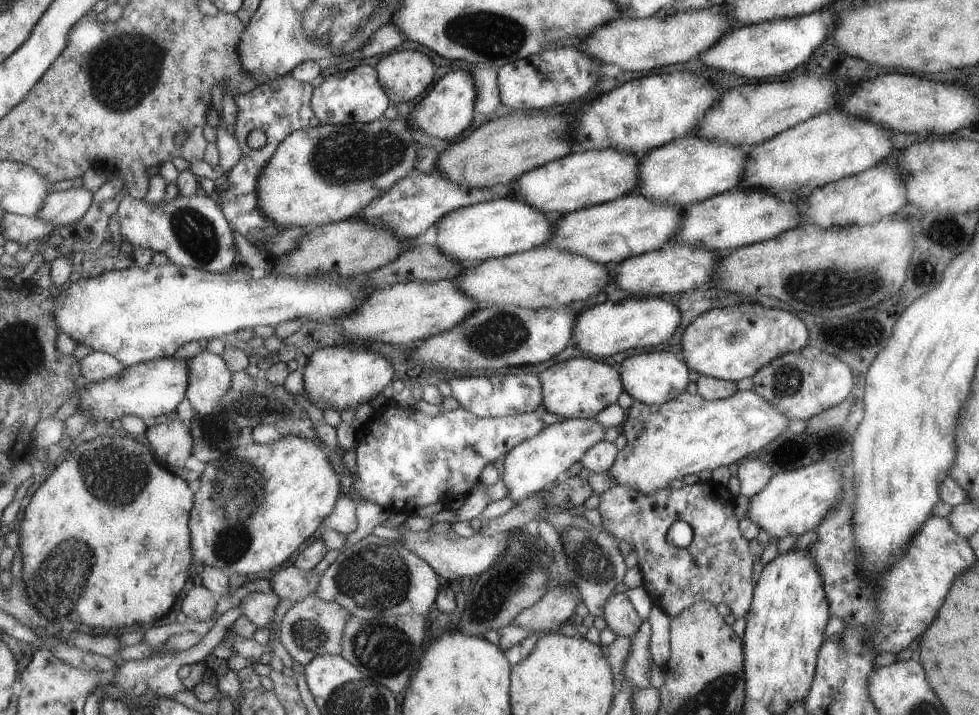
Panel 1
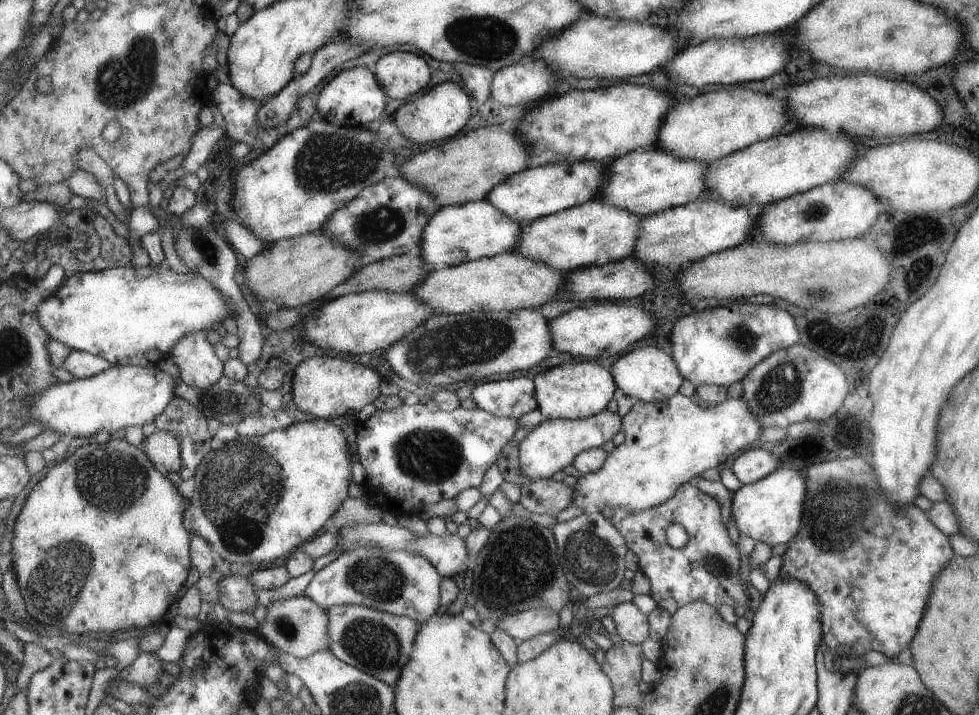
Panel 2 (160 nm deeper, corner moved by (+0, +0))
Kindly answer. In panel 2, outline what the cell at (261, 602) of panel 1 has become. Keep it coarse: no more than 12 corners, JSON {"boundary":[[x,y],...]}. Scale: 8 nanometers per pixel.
{"boundary":[[244,575],[219,581],[217,601],[229,612],[255,612],[256,586]]}

